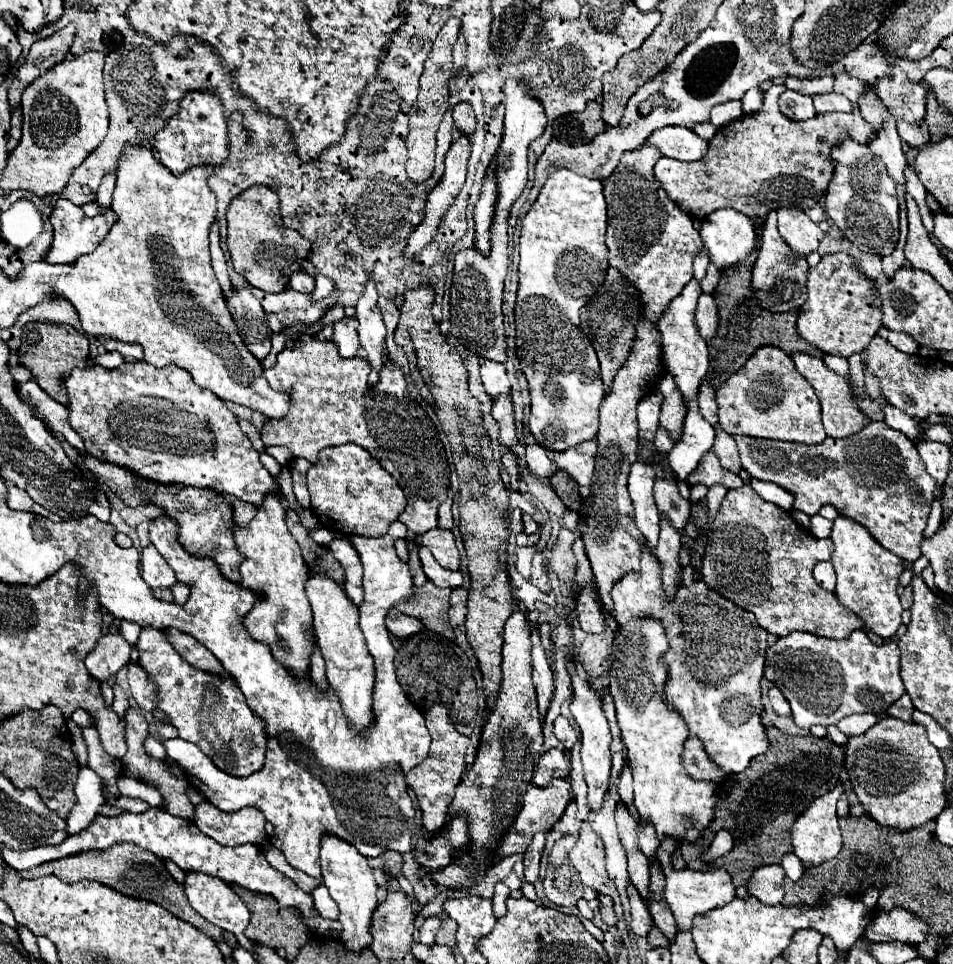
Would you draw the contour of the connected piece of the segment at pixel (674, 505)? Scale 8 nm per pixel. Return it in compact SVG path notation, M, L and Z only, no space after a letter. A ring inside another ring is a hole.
M674 477L656 479L656 485L654 485L654 497L656 497L658 511L664 517L668 517L678 531L682 531L686 527L688 517L690 517L691 506L699 501L700 498L705 498L707 492L707 486L697 484L691 489L689 499L682 499L680 493L678 493L678 483L676 483Z

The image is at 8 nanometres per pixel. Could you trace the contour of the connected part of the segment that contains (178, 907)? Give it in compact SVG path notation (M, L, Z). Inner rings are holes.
M120 843L120 845L112 845L110 849L104 849L104 851L100 851L100 849L84 851L84 853L72 855L72 857L64 857L60 861L42 863L38 867L32 867L32 869L20 873L20 877L24 877L24 879L38 879L38 877L44 877L44 875L56 875L64 883L76 883L76 881L82 881L82 879L92 879L92 881L104 883L104 885L108 885L108 887L112 887L112 889L116 889L116 891L120 891L128 897L158 903L164 909L168 909L170 913L174 913L176 917L180 917L182 921L188 921L190 925L194 925L204 935L212 937L214 941L224 941L224 931L216 929L216 925L204 921L204 917L200 917L188 905L188 897L184 897L184 885L178 883L174 877L170 877L170 873L164 867L164 861L158 859L156 855L148 853L146 849L140 849L138 845Z

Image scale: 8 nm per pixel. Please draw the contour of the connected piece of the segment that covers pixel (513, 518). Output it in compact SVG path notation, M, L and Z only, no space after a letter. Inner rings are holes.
M516 507L516 509L512 509L512 513L510 513L510 517L508 517L508 529L510 529L510 533L520 533L522 531L522 511Z

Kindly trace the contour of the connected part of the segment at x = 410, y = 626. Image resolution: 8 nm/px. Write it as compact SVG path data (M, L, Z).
M394 609L394 611L390 611L390 615L386 617L386 629L388 629L394 637L398 637L398 639L406 639L406 637L418 633L418 631L422 629L422 623L420 623L420 619L416 619L416 617L404 615L404 613L400 613L400 611Z

